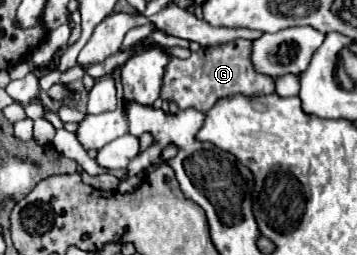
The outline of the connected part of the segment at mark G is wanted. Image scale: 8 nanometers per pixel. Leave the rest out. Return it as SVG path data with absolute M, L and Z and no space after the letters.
M237 39L219 47L203 47L199 53L193 53L189 59L173 57L167 65L167 75L163 77L161 97L167 101L175 101L179 109L197 109L209 111L219 99L245 95L245 97L261 97L271 95L275 91L275 83L265 75L255 75L251 71L247 39Z

